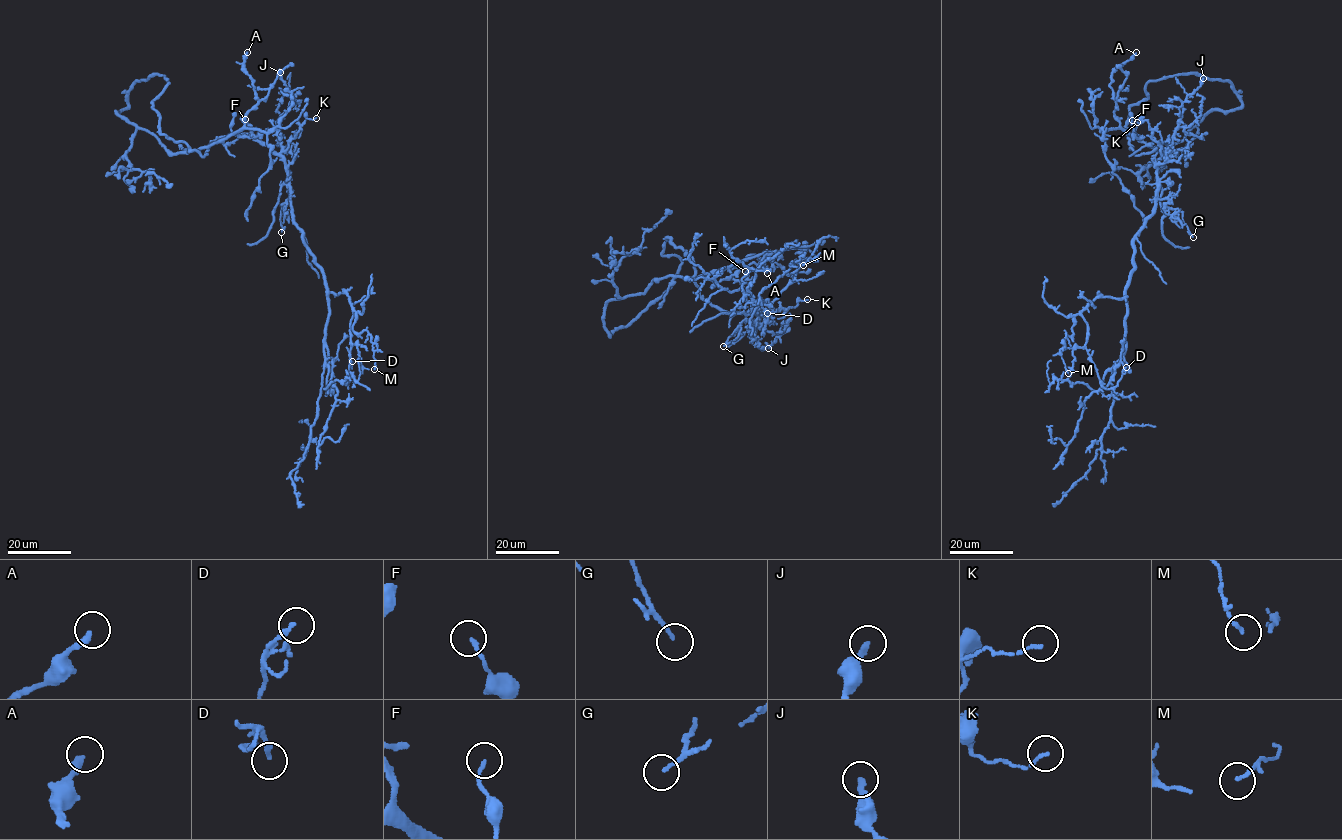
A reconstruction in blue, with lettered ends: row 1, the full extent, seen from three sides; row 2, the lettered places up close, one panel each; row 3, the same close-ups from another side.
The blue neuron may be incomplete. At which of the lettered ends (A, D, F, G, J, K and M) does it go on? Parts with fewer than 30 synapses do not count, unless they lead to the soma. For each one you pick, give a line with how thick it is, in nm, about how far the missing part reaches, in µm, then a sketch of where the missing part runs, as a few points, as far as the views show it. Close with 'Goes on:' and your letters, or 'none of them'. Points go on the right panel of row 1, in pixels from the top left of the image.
Goes on: none of them

